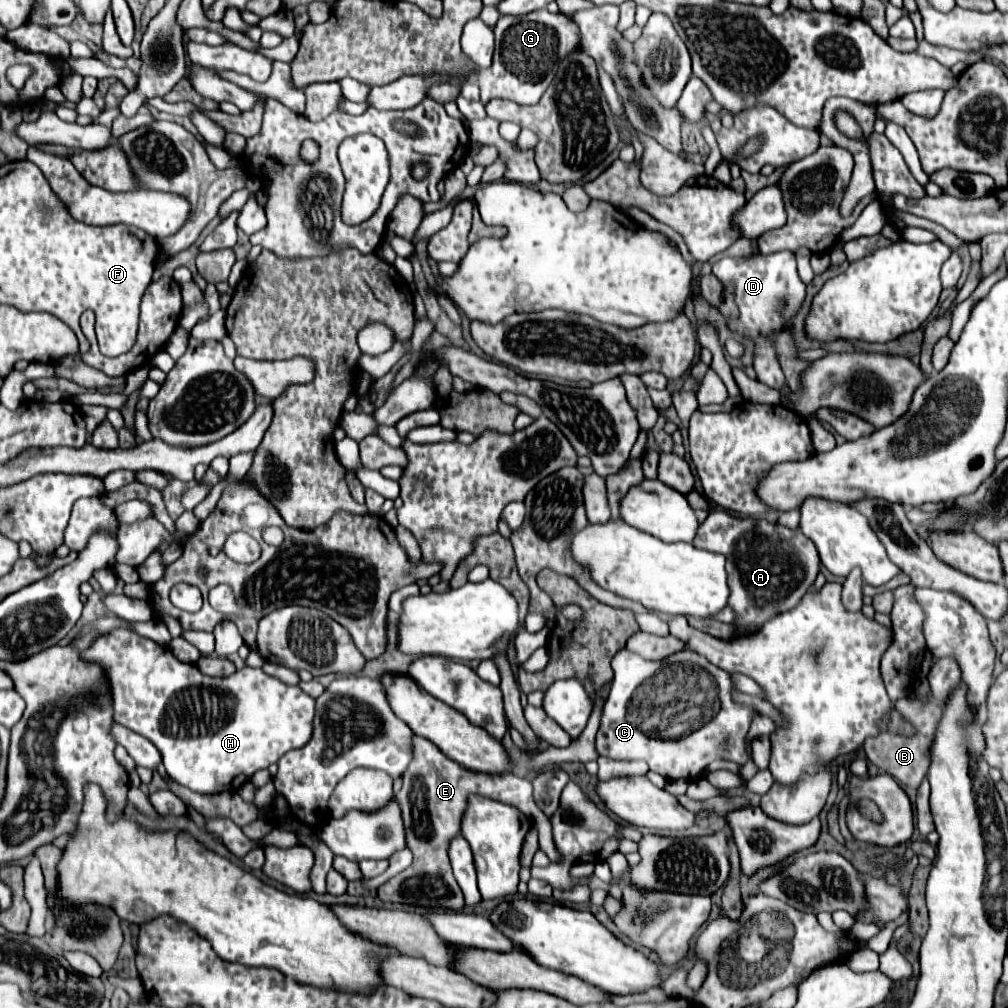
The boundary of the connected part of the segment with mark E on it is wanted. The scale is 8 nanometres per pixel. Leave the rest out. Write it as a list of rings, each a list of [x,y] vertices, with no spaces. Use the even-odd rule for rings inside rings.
[[[415,736],[413,738],[415,758],[403,774],[403,788],[397,794],[397,802],[401,806],[401,816],[405,824],[407,848],[413,852],[413,864],[403,870],[401,874],[387,880],[379,886],[377,896],[381,902],[391,904],[413,904],[423,906],[429,910],[463,910],[463,894],[459,884],[453,878],[451,864],[447,858],[447,846],[451,838],[461,834],[461,818],[467,808],[467,798],[471,794],[478,794],[510,804],[519,808],[523,814],[533,816],[533,822],[539,830],[539,848],[549,856],[549,860],[557,860],[559,854],[553,846],[551,838],[551,822],[549,818],[537,808],[531,796],[531,782],[527,778],[519,778],[515,774],[491,776],[491,774],[473,774],[459,766],[457,762],[449,760],[433,742]]]

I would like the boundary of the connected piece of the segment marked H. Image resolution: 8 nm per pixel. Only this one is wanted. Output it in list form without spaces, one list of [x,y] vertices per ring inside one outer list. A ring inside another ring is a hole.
[[[111,630],[99,636],[93,646],[85,650],[85,658],[101,662],[109,674],[115,720],[151,740],[163,756],[167,774],[177,784],[187,786],[193,792],[237,792],[257,770],[269,768],[283,754],[305,746],[311,738],[315,700],[299,686],[289,686],[273,676],[267,676],[261,668],[245,666],[227,678],[213,678],[201,674],[201,670],[193,664],[179,662],[167,646],[129,630]]]

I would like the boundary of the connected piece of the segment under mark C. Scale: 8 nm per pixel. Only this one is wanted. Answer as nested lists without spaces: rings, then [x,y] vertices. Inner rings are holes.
[[[623,648],[615,654],[611,668],[615,676],[595,740],[599,756],[607,756],[611,760],[645,760],[651,772],[657,772],[667,780],[685,782],[699,780],[713,760],[731,760],[739,766],[749,760],[747,734],[757,708],[751,704],[741,704],[733,698],[735,684],[729,672],[713,666],[707,658],[693,654],[689,648],[657,662],[645,660]]]

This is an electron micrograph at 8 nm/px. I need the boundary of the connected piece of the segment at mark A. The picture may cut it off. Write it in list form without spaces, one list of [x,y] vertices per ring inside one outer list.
[[[719,508],[709,512],[699,526],[693,546],[725,554],[731,586],[729,606],[737,614],[735,624],[751,632],[757,632],[777,614],[795,608],[811,588],[821,564],[815,554],[815,544],[799,530],[789,530],[771,522],[767,524],[759,518],[737,518]]]

